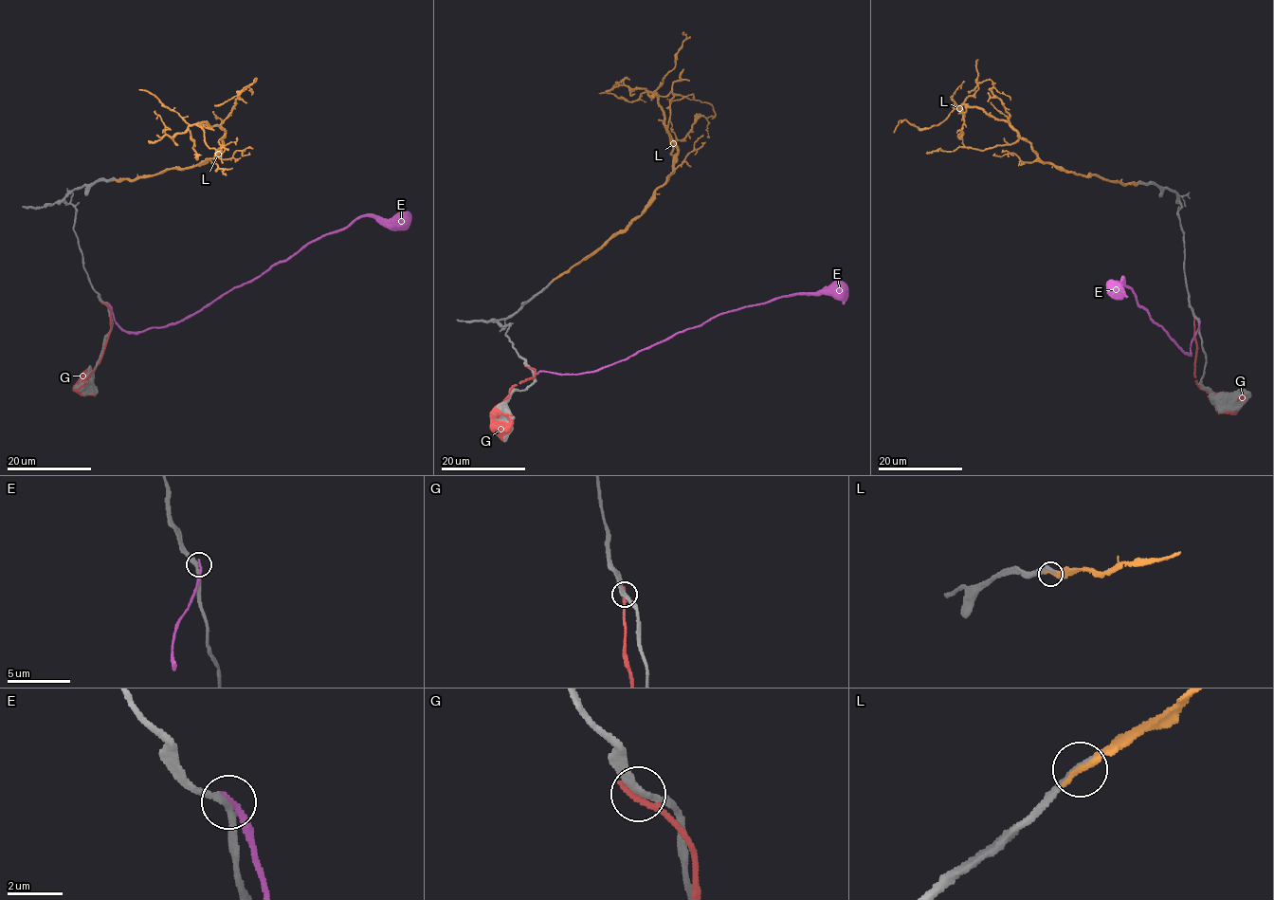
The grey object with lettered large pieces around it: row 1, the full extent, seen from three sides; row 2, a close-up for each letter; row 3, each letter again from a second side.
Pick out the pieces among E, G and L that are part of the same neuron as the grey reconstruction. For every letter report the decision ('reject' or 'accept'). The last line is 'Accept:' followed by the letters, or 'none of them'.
E: reject
G: reject
L: accept
Accept: L

